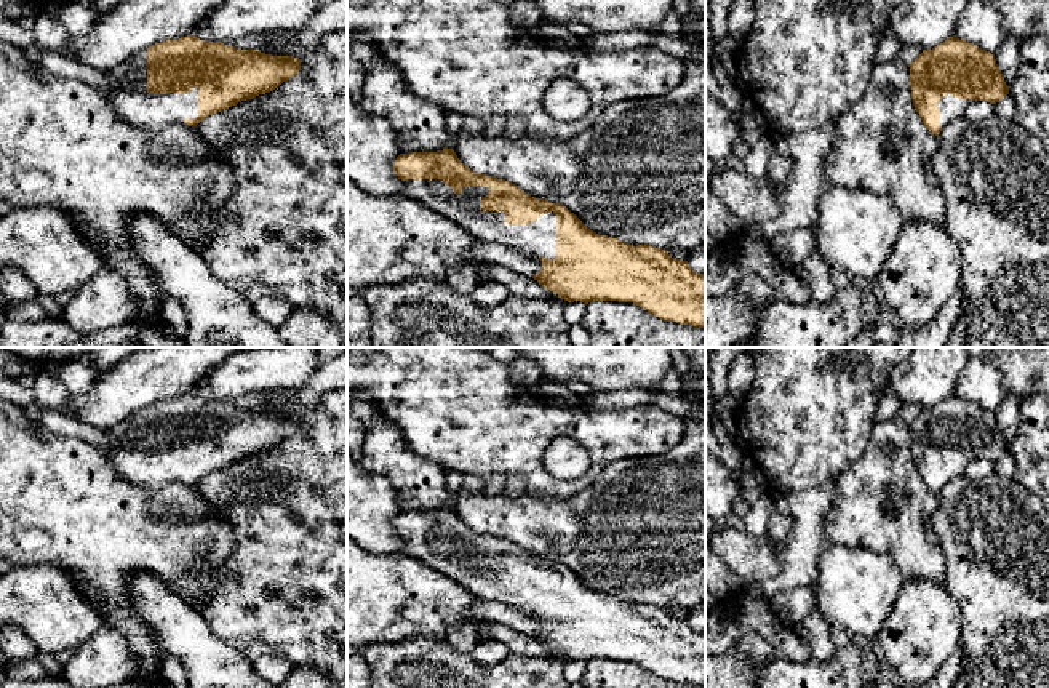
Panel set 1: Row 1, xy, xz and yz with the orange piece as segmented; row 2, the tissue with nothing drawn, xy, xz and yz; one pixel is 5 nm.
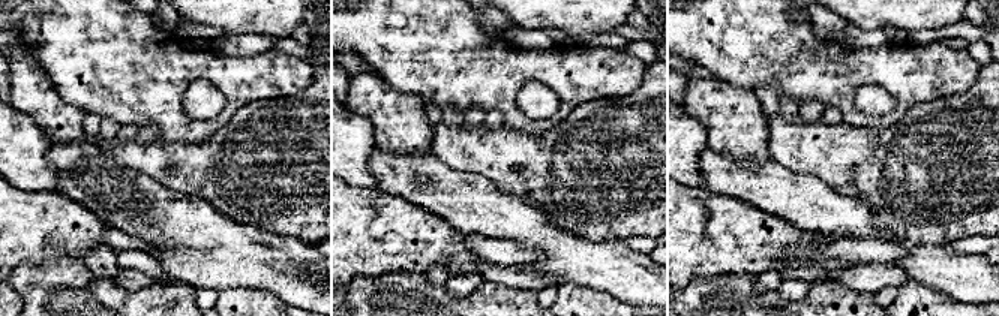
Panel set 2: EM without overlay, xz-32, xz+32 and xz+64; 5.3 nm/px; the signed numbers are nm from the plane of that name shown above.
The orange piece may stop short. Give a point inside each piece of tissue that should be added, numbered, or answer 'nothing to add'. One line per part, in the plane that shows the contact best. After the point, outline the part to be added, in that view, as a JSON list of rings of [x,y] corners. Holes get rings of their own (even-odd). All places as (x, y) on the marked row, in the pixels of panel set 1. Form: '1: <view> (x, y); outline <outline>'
1: xz (539, 237); outline [[[406,179],[401,197],[411,198],[451,219],[485,243],[499,243],[513,251],[556,258],[556,214],[540,214],[531,224],[507,224],[504,211],[483,211],[481,198],[489,187],[464,187],[459,195],[443,179]]]

